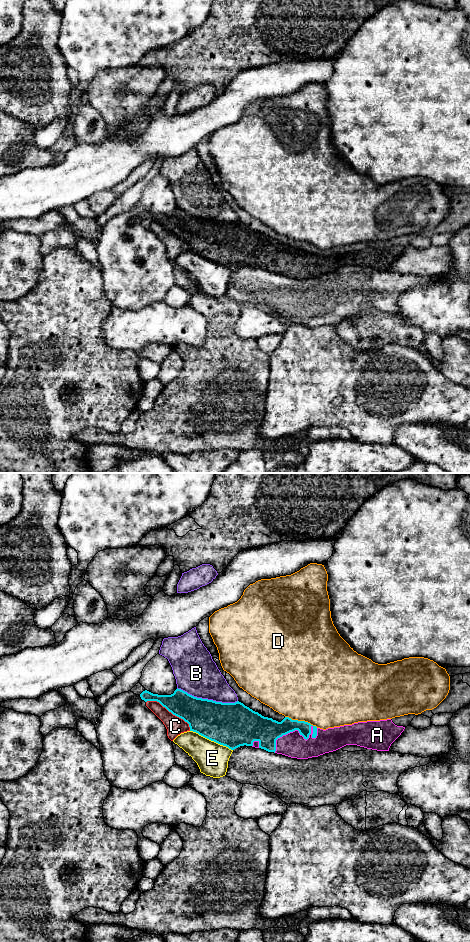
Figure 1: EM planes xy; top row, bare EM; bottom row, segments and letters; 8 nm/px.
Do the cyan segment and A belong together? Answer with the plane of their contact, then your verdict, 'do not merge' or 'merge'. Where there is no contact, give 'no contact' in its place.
xy | merge

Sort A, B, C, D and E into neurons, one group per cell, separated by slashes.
A / B / C / D / E

